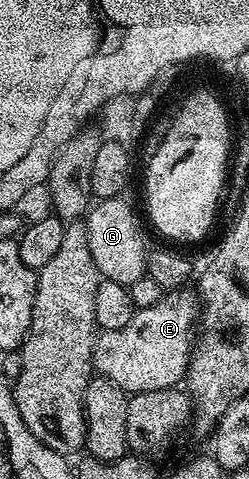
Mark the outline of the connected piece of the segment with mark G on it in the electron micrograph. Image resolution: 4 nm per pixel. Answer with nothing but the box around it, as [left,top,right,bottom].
[85,196,149,288]

